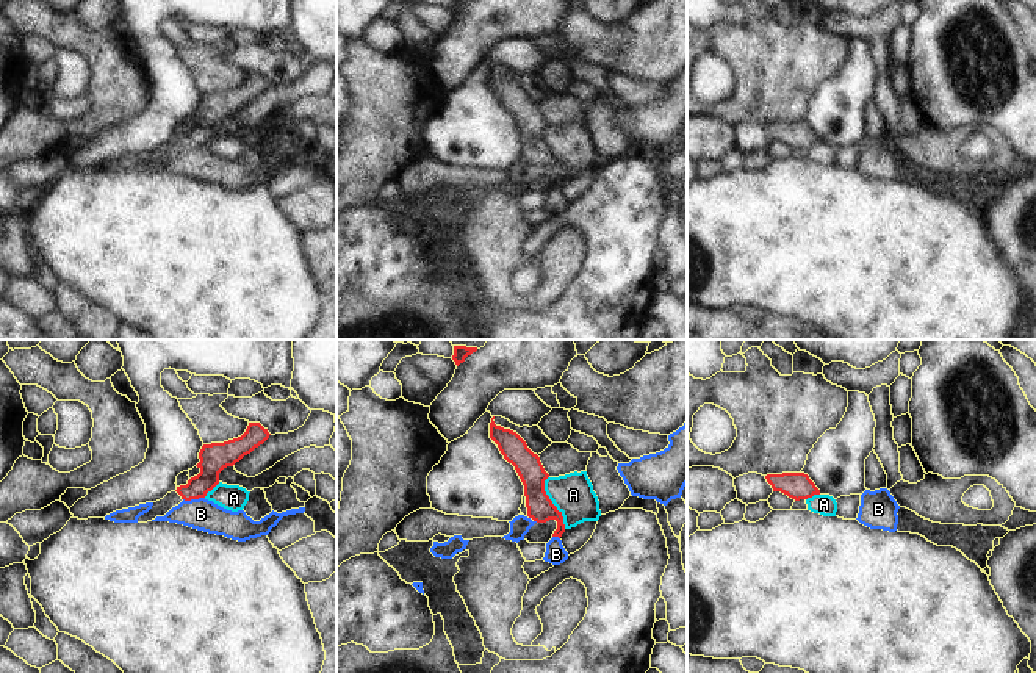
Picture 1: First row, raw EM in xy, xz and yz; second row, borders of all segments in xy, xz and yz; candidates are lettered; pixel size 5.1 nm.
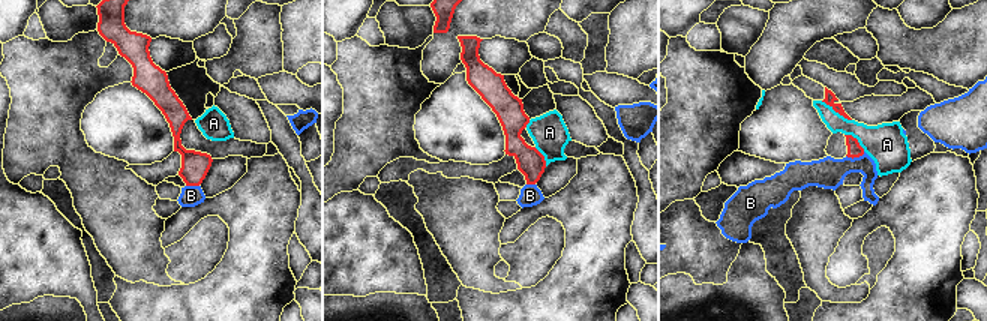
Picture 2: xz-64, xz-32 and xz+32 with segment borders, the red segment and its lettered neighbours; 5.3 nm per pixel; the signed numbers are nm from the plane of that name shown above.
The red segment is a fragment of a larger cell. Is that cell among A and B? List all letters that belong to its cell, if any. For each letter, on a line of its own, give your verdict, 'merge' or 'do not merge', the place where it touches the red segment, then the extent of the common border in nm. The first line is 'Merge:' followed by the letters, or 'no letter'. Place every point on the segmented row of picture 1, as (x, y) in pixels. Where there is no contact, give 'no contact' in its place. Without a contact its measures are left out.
Merge: no letter
A: do not merge | xz (551, 503) | 280 nm
B: do not merge | xy (193, 498) | 110 nm

